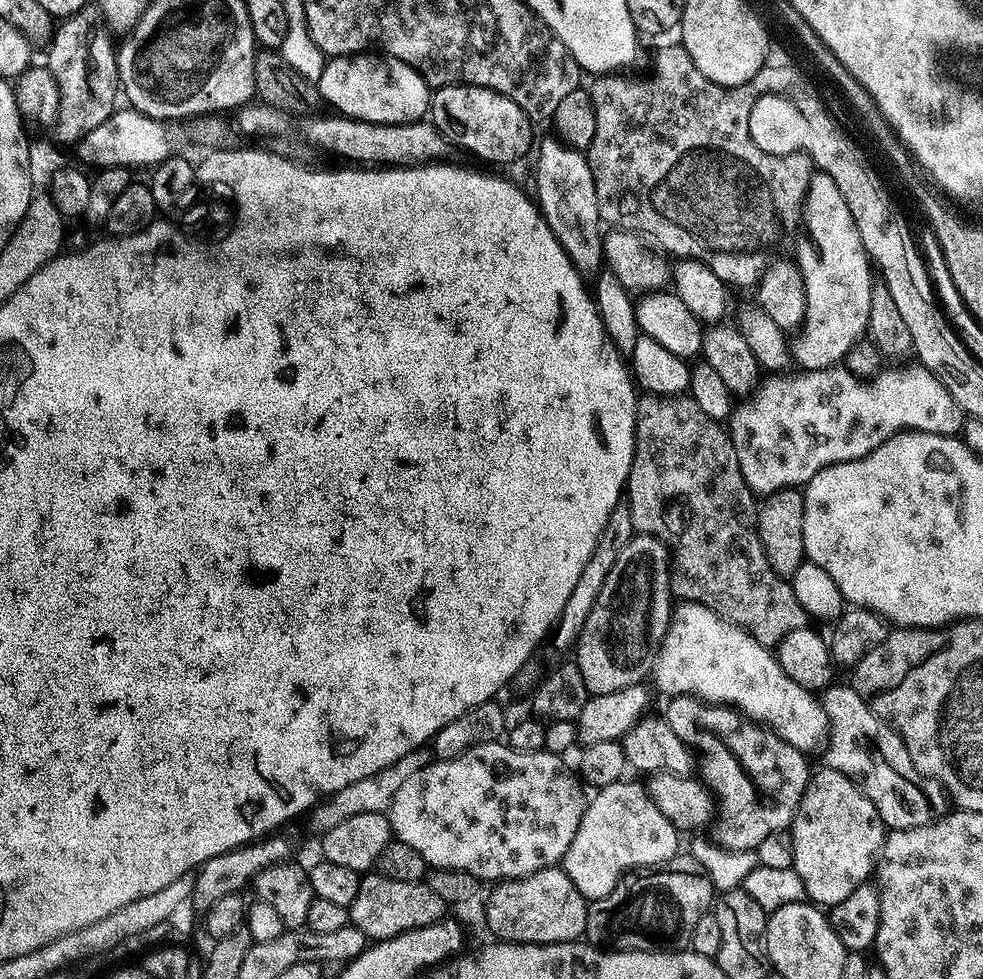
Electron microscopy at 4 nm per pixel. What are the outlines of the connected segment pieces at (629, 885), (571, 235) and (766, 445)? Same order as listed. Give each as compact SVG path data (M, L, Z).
M695 859L669 860L666 866L649 866L623 876L605 900L588 905L587 943L618 952L678 952L689 947L698 920L714 904L711 878Z
M550 138L541 144L538 152L534 174L536 204L550 226L551 233L558 238L559 244L571 260L576 273L581 279L592 280L600 274L604 266L602 221L593 174L585 153L565 146L556 138Z
M918 362L911 363L905 368L885 367L871 378L856 376L843 366L795 370L789 376L765 375L754 391L733 407L732 415L726 421L726 431L732 440L734 454L738 454L738 466L746 486L760 498L767 498L783 488L800 488L814 478L818 470L862 458L891 436L905 430L956 436L963 429L964 413L954 398L950 398L946 386L942 386L930 370Z

